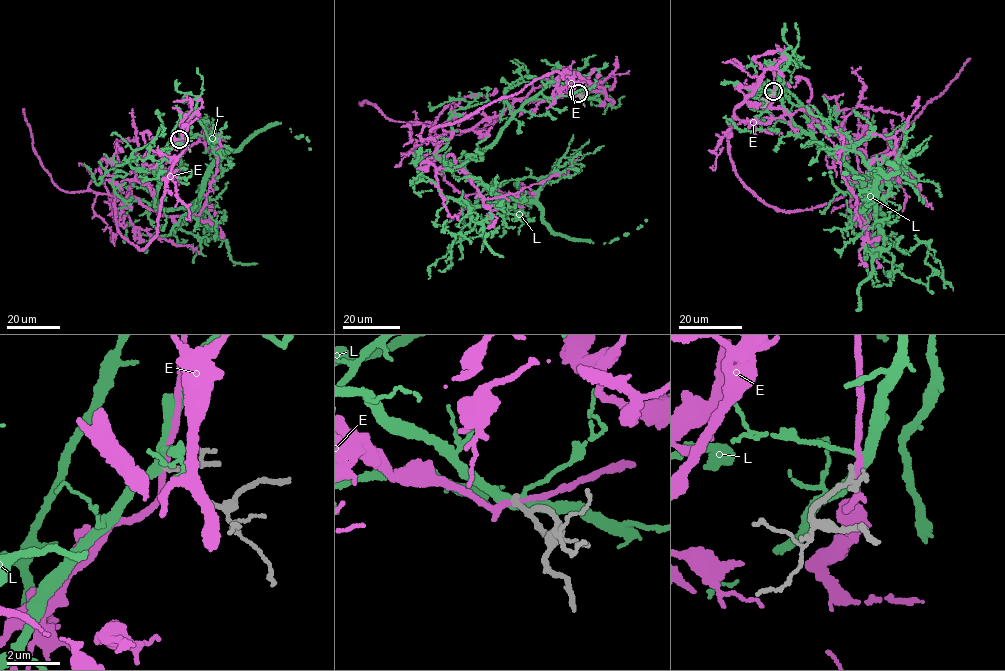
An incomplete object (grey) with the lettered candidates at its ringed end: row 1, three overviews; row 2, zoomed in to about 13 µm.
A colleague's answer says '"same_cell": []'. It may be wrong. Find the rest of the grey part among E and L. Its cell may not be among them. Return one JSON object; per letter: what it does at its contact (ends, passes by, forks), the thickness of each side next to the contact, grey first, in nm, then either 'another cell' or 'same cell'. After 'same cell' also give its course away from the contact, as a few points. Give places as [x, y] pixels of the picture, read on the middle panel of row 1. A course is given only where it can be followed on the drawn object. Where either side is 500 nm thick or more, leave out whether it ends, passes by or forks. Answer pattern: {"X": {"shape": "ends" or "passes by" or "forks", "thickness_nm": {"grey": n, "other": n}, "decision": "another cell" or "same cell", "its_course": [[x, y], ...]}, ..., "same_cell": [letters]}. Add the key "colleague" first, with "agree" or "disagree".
{"colleague": "agree", "E": {"shape": "passes by", "thickness_nm": {"grey": 170, "other": 200}, "decision": "another cell"}, "L": {"shape": "forks", "thickness_nm": {"grey": 150, "other": 300}, "decision": "another cell"}, "same_cell": []}

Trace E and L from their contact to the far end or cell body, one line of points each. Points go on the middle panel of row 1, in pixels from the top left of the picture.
E: (577, 94), (514, 101), (471, 129), (434, 137), (436, 154), (453, 155), (486, 199), (563, 174), (569, 164)
L: (577, 94), (550, 85), (467, 173), (503, 199), (532, 201), (548, 229), (577, 240), (609, 242), (645, 219)

